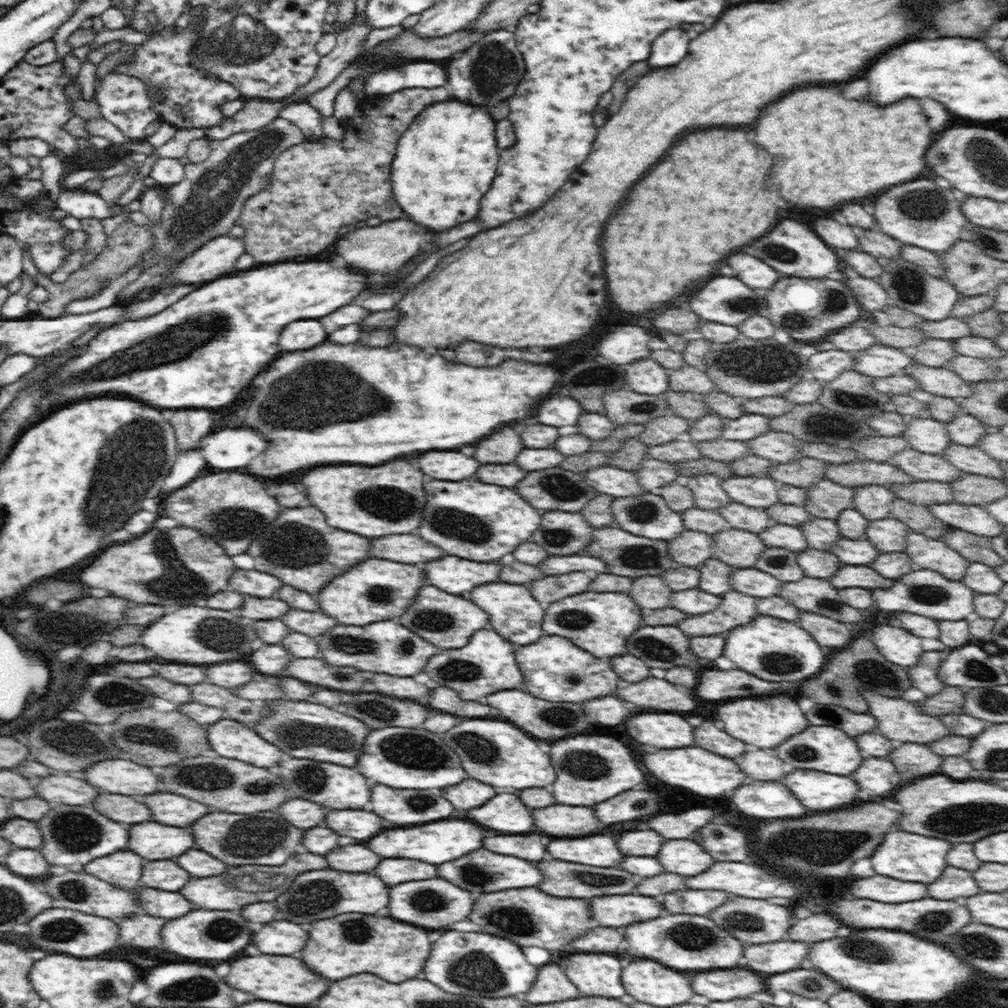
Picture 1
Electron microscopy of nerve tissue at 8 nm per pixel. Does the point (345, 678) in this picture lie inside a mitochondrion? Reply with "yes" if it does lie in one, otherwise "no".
yes

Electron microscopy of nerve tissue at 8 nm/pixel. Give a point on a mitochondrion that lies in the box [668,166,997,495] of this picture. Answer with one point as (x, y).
(756, 365)

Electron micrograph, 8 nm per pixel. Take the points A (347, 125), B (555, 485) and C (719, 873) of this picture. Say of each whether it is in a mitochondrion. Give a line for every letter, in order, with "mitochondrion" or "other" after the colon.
A: other
B: mitochondrion
C: other

